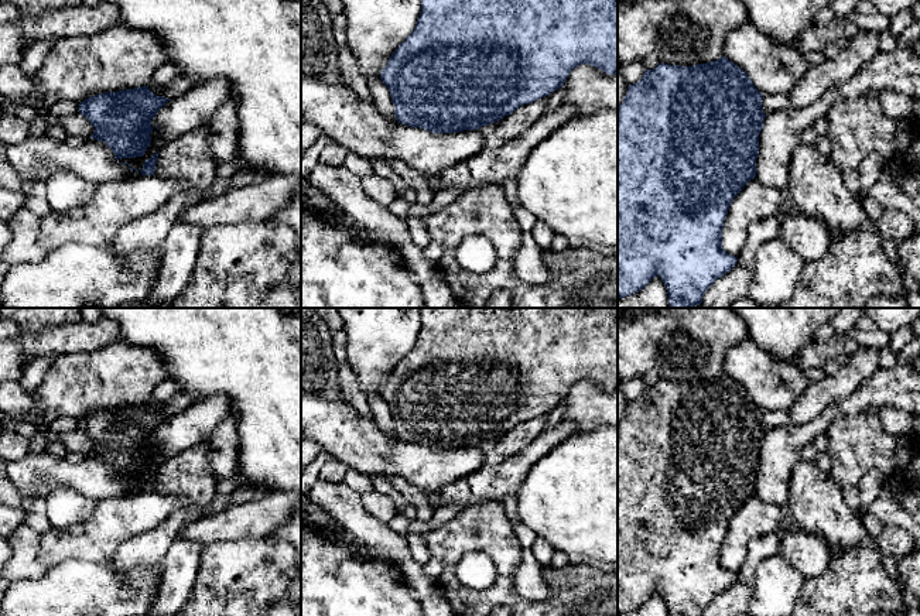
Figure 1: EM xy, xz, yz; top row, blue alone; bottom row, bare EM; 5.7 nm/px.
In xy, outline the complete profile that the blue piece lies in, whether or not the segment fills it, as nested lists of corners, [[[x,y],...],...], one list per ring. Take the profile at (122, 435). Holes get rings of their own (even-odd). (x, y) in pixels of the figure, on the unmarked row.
[[[147,403],[119,408],[99,410],[79,420],[79,430],[95,444],[90,455],[105,458],[112,465],[114,475],[143,473],[151,459],[151,437],[171,415],[154,411]]]

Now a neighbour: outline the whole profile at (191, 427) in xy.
[[[215,394],[168,417],[151,435],[151,459],[143,473],[116,476],[105,458],[89,454],[82,462],[71,463],[47,451],[28,452],[20,461],[4,463],[6,473],[21,494],[33,499],[45,497],[58,486],[66,486],[96,502],[131,496],[141,492],[144,478],[164,461],[208,441],[209,434],[229,414],[230,400],[225,394]]]

